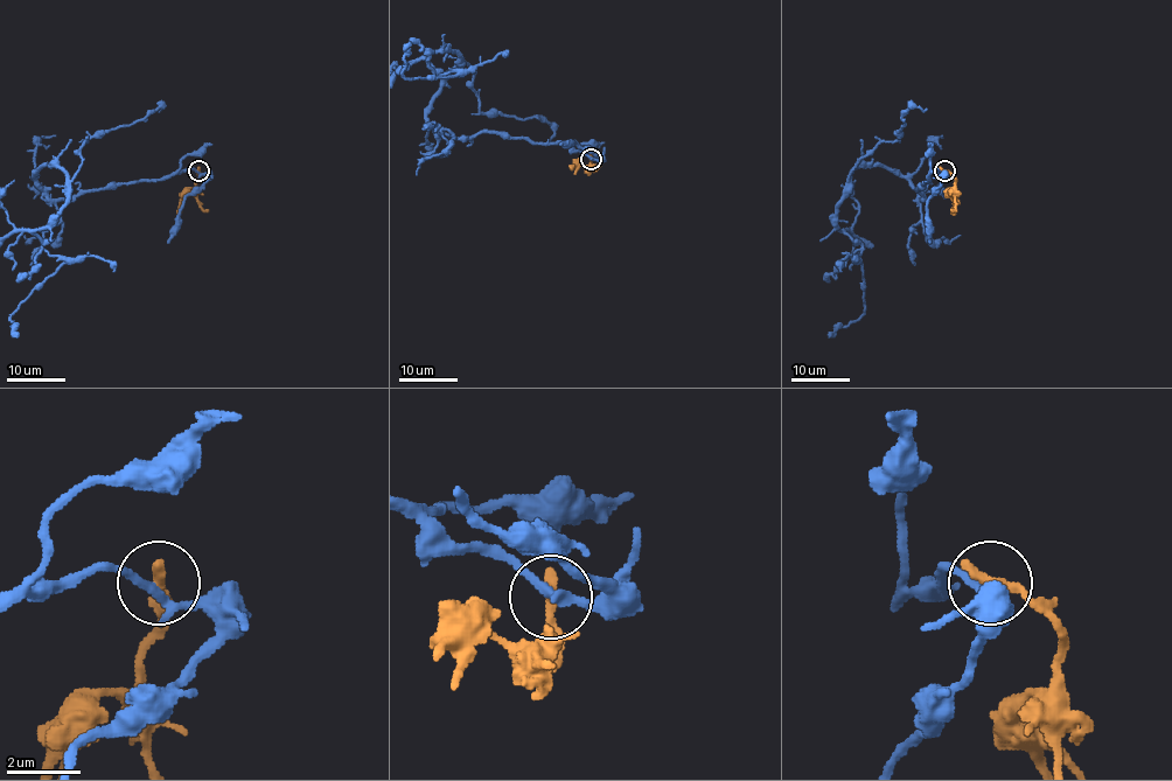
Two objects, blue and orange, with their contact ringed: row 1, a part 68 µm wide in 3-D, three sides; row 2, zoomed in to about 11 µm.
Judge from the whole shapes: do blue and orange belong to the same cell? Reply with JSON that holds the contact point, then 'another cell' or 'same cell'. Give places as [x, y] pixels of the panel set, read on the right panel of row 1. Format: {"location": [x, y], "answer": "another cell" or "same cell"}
{"location": [944, 171], "answer": "another cell"}

